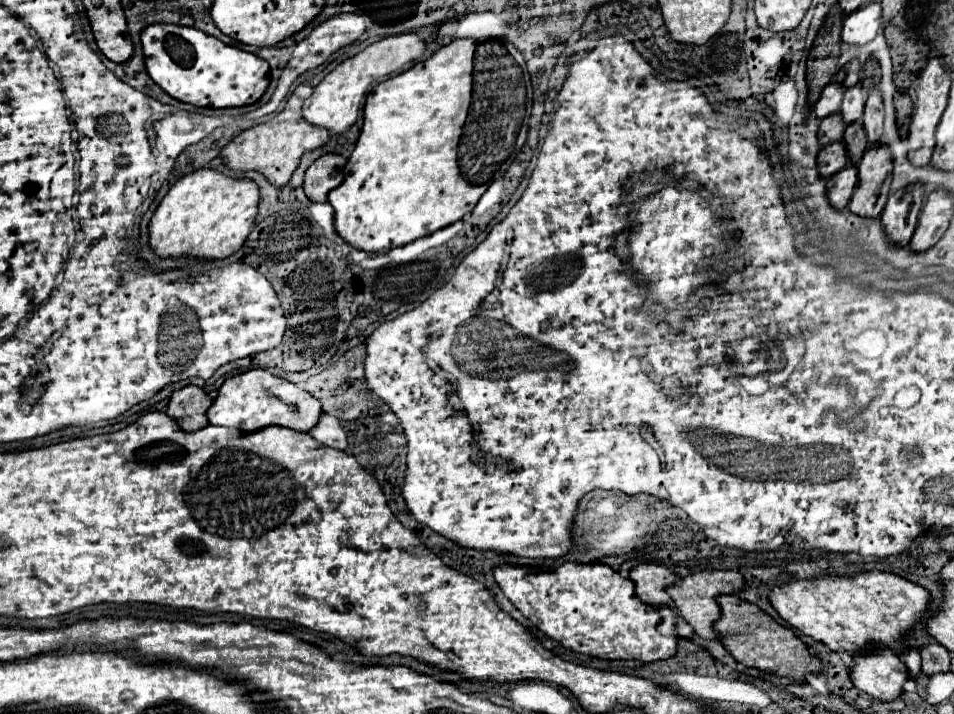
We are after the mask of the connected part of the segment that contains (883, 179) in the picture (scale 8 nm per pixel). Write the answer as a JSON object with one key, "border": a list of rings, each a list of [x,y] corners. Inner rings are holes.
{"border":[[[884,144],[870,146],[858,166],[858,186],[848,210],[862,218],[878,218],[888,200],[892,180],[890,150]]]}

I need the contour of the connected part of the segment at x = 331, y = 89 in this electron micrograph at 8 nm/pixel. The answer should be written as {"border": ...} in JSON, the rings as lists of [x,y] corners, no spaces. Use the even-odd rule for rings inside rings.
{"border":[[[420,34],[390,36],[390,38],[384,38],[384,40],[368,46],[364,52],[360,52],[354,58],[348,58],[342,64],[338,64],[314,88],[312,96],[304,102],[304,108],[302,108],[304,120],[314,124],[314,126],[326,128],[334,134],[344,134],[356,122],[368,90],[374,84],[378,84],[382,78],[388,78],[388,76],[394,76],[394,74],[402,72],[406,66],[410,66],[410,62],[418,60],[424,54],[424,50],[426,50],[426,44],[420,38]]]}

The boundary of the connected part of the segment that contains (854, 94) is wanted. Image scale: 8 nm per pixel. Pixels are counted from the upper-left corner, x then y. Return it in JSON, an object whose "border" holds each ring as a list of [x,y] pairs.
{"border":[[[860,84],[848,88],[844,92],[844,100],[842,100],[842,108],[840,108],[840,116],[842,116],[844,124],[860,122],[860,118],[864,114],[864,104],[866,104],[866,90]]]}

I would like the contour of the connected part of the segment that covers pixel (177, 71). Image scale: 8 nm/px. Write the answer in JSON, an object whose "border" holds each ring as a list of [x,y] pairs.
{"border":[[[154,24],[144,28],[142,46],[150,78],[172,98],[200,108],[240,108],[254,104],[270,84],[270,64],[266,60],[228,46],[196,28]]]}

